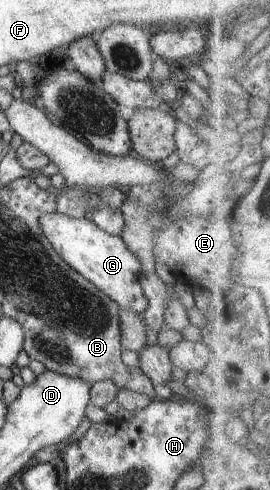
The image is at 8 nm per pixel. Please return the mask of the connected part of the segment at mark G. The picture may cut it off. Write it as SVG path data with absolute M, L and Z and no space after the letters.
M58 211L42 214L39 225L42 234L54 247L58 256L98 290L109 296L118 306L122 309L130 309L139 315L147 310L149 300L139 281L140 261L130 252L120 236L104 232L90 218L77 219Z

